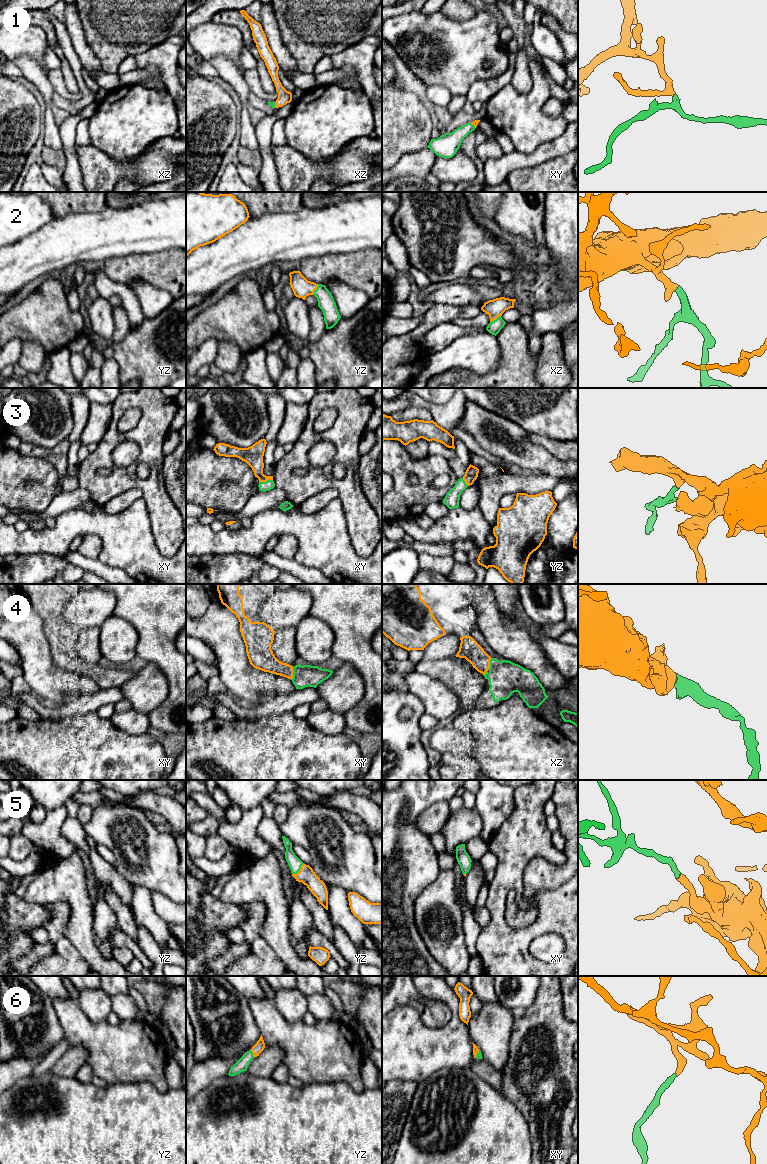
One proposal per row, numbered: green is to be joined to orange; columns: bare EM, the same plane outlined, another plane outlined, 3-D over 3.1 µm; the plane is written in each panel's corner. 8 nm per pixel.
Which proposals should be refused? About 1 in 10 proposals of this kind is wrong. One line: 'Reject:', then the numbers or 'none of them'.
Reject: none of them

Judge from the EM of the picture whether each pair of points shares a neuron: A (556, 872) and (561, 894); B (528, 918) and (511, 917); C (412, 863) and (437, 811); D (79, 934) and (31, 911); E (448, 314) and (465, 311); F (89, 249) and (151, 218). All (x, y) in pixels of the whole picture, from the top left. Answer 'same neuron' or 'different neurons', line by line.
A: different neurons
B: same neuron
C: different neurons
D: different neurons
E: same neuron
F: same neuron

